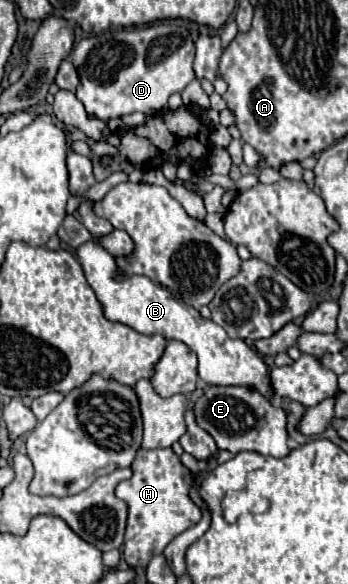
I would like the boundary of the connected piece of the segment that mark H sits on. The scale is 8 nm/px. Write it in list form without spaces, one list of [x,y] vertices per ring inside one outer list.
[[[171,447],[167,449],[139,449],[131,463],[133,475],[115,487],[115,495],[127,503],[129,519],[123,545],[123,557],[129,567],[147,567],[155,555],[185,529],[201,521],[201,509],[189,497],[191,471],[179,461]]]

